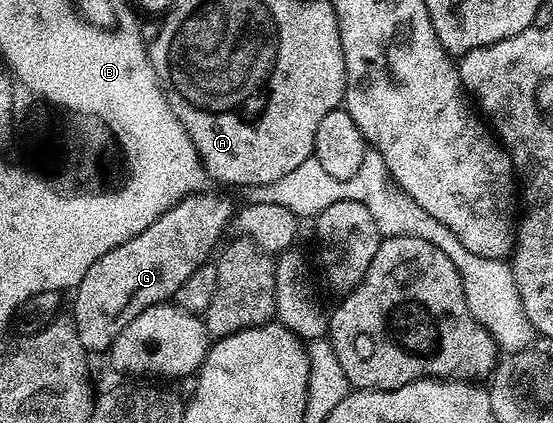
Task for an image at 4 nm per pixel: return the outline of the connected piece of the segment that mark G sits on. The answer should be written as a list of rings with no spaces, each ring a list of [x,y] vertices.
[[[209,191],[185,196],[162,216],[155,218],[143,234],[135,234],[135,238],[115,246],[115,250],[103,254],[103,258],[87,270],[75,289],[77,297],[73,300],[71,311],[77,337],[86,353],[108,350],[127,322],[139,318],[139,314],[151,306],[172,301],[179,286],[183,286],[193,271],[214,255],[221,231],[228,224],[230,227],[234,219],[235,204],[227,197],[216,196]]]

